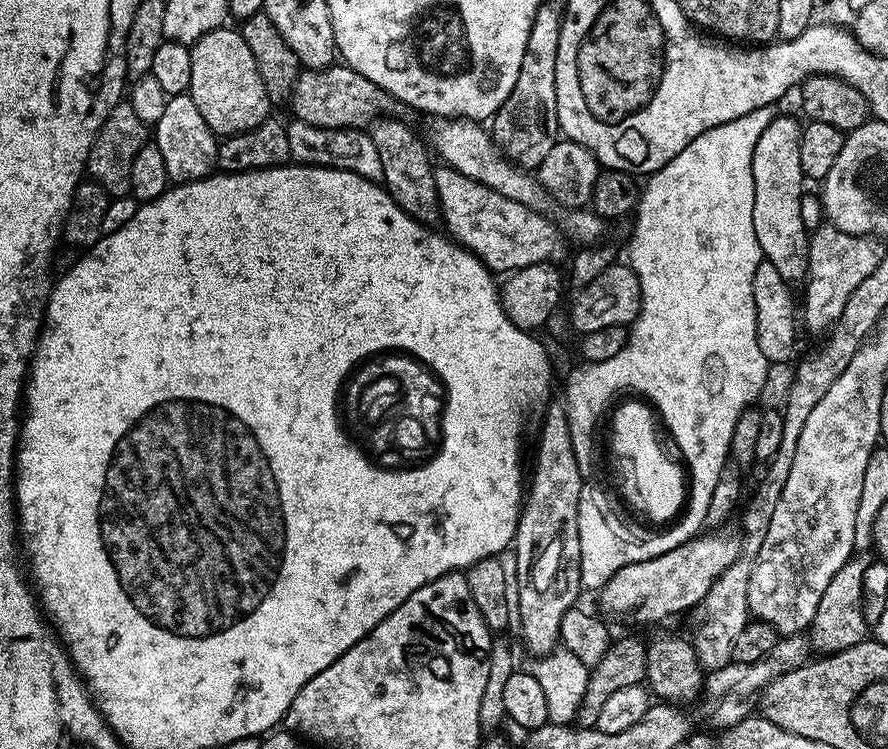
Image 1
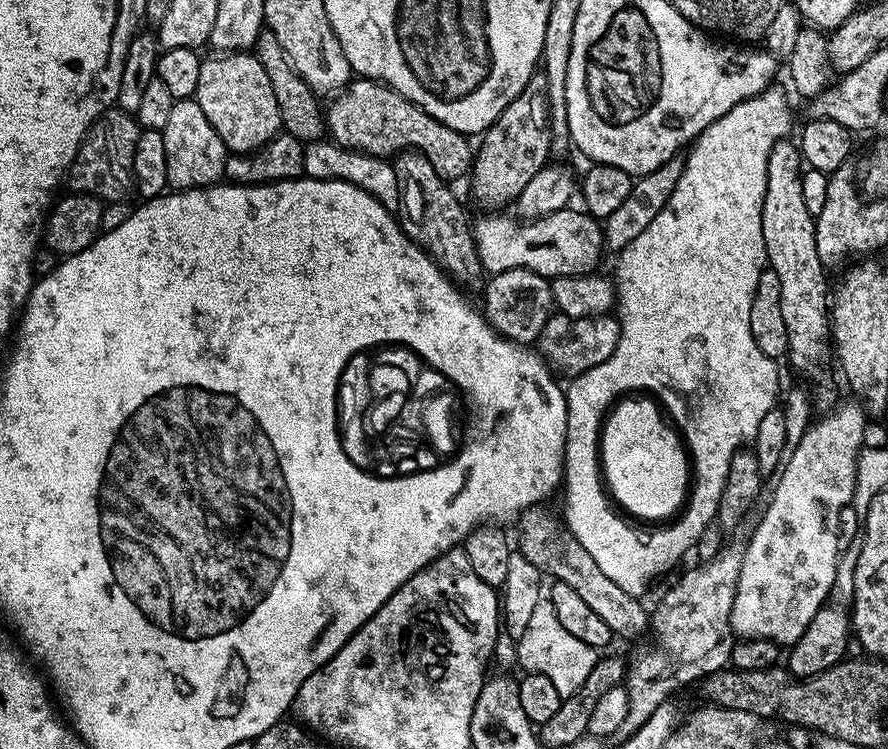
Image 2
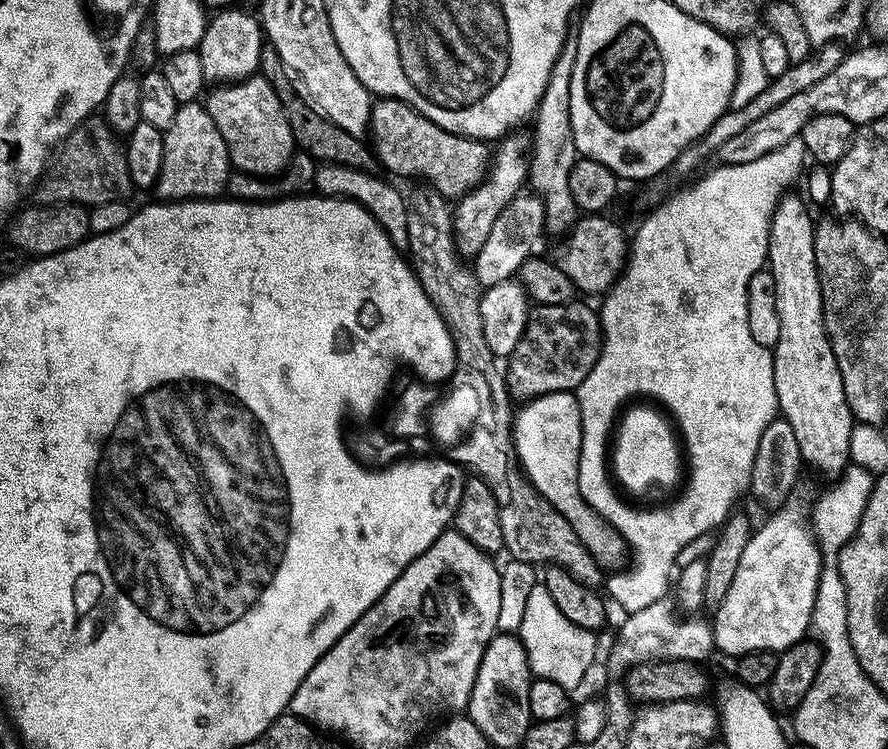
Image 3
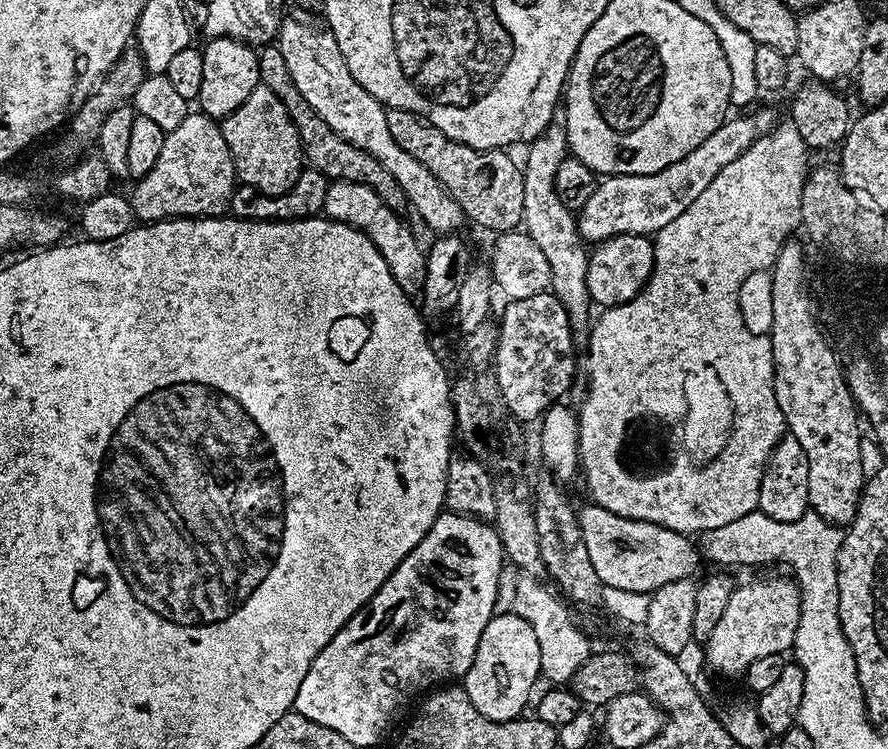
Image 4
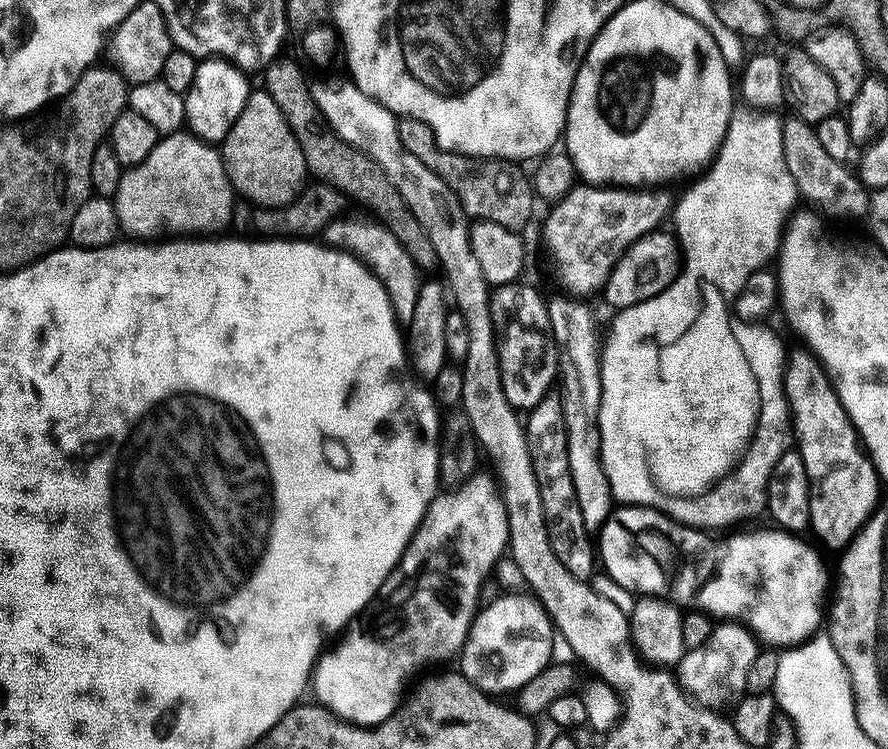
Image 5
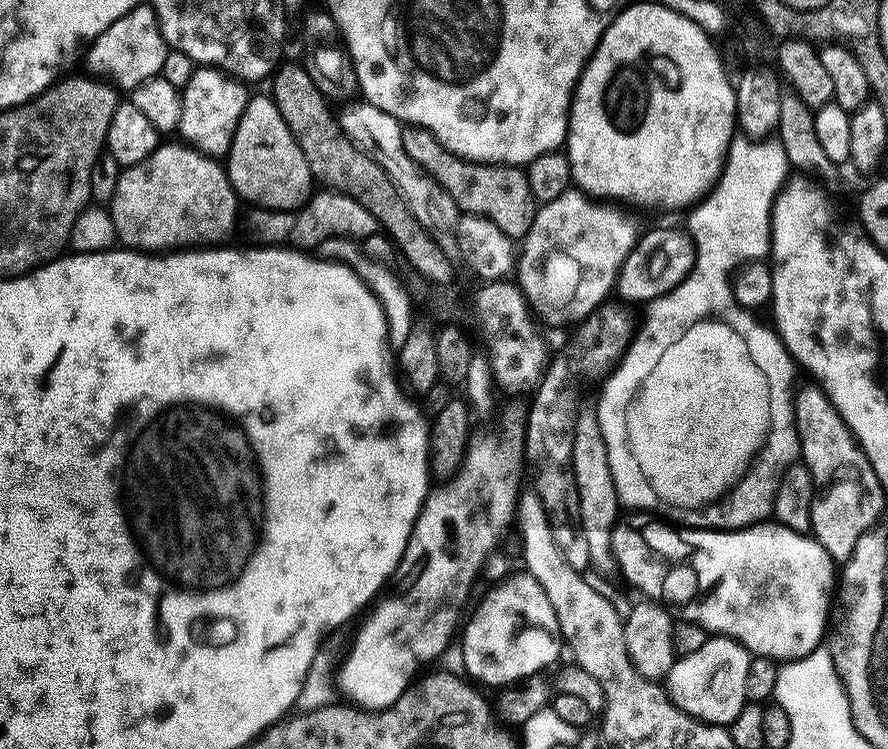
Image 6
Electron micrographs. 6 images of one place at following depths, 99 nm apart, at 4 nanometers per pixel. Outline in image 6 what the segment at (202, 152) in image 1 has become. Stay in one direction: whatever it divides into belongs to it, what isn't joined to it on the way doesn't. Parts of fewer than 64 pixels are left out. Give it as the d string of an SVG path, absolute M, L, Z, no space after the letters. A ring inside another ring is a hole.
M161 143L142 162L127 165L121 171L110 211L116 227L116 239L125 249L164 254L189 246L216 246L227 241L224 239L231 234L232 227L238 224L238 197L228 180L225 165L191 146L180 144Z

